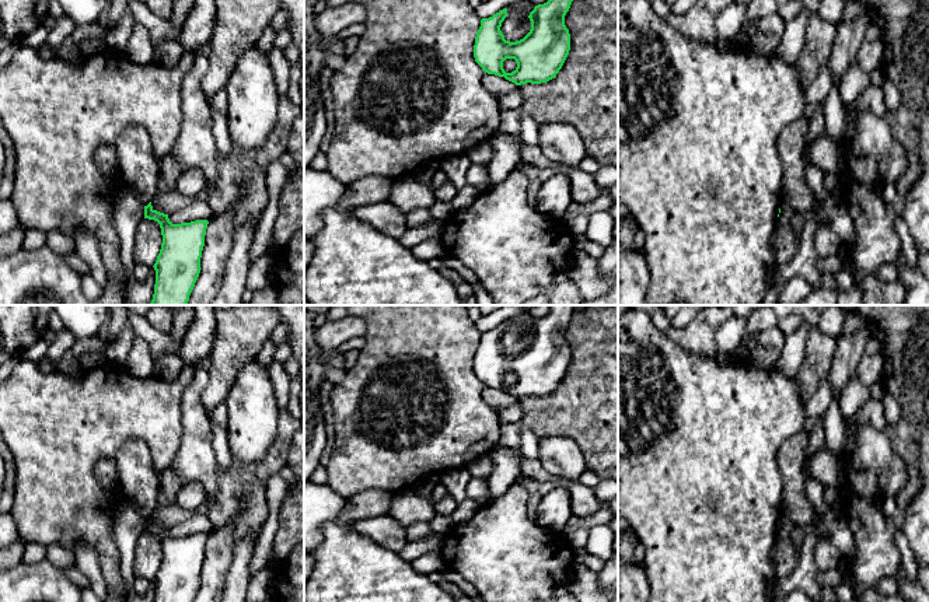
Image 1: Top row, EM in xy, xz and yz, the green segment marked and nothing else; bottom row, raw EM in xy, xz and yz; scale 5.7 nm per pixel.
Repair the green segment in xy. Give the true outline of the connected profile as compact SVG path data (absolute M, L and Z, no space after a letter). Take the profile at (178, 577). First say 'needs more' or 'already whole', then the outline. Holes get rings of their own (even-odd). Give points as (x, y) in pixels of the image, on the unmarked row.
already whole | M144 519L144 532L160 538L163 557L154 577L154 602L193 602L200 587L200 571L209 535L172 538L168 528Z

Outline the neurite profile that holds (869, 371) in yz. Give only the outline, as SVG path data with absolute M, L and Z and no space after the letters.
M874 354L874 356L863 356L860 360L858 368L856 368L856 375L858 378L866 385L866 386L873 386L874 384L881 381L881 374L883 374L883 357L881 354Z

